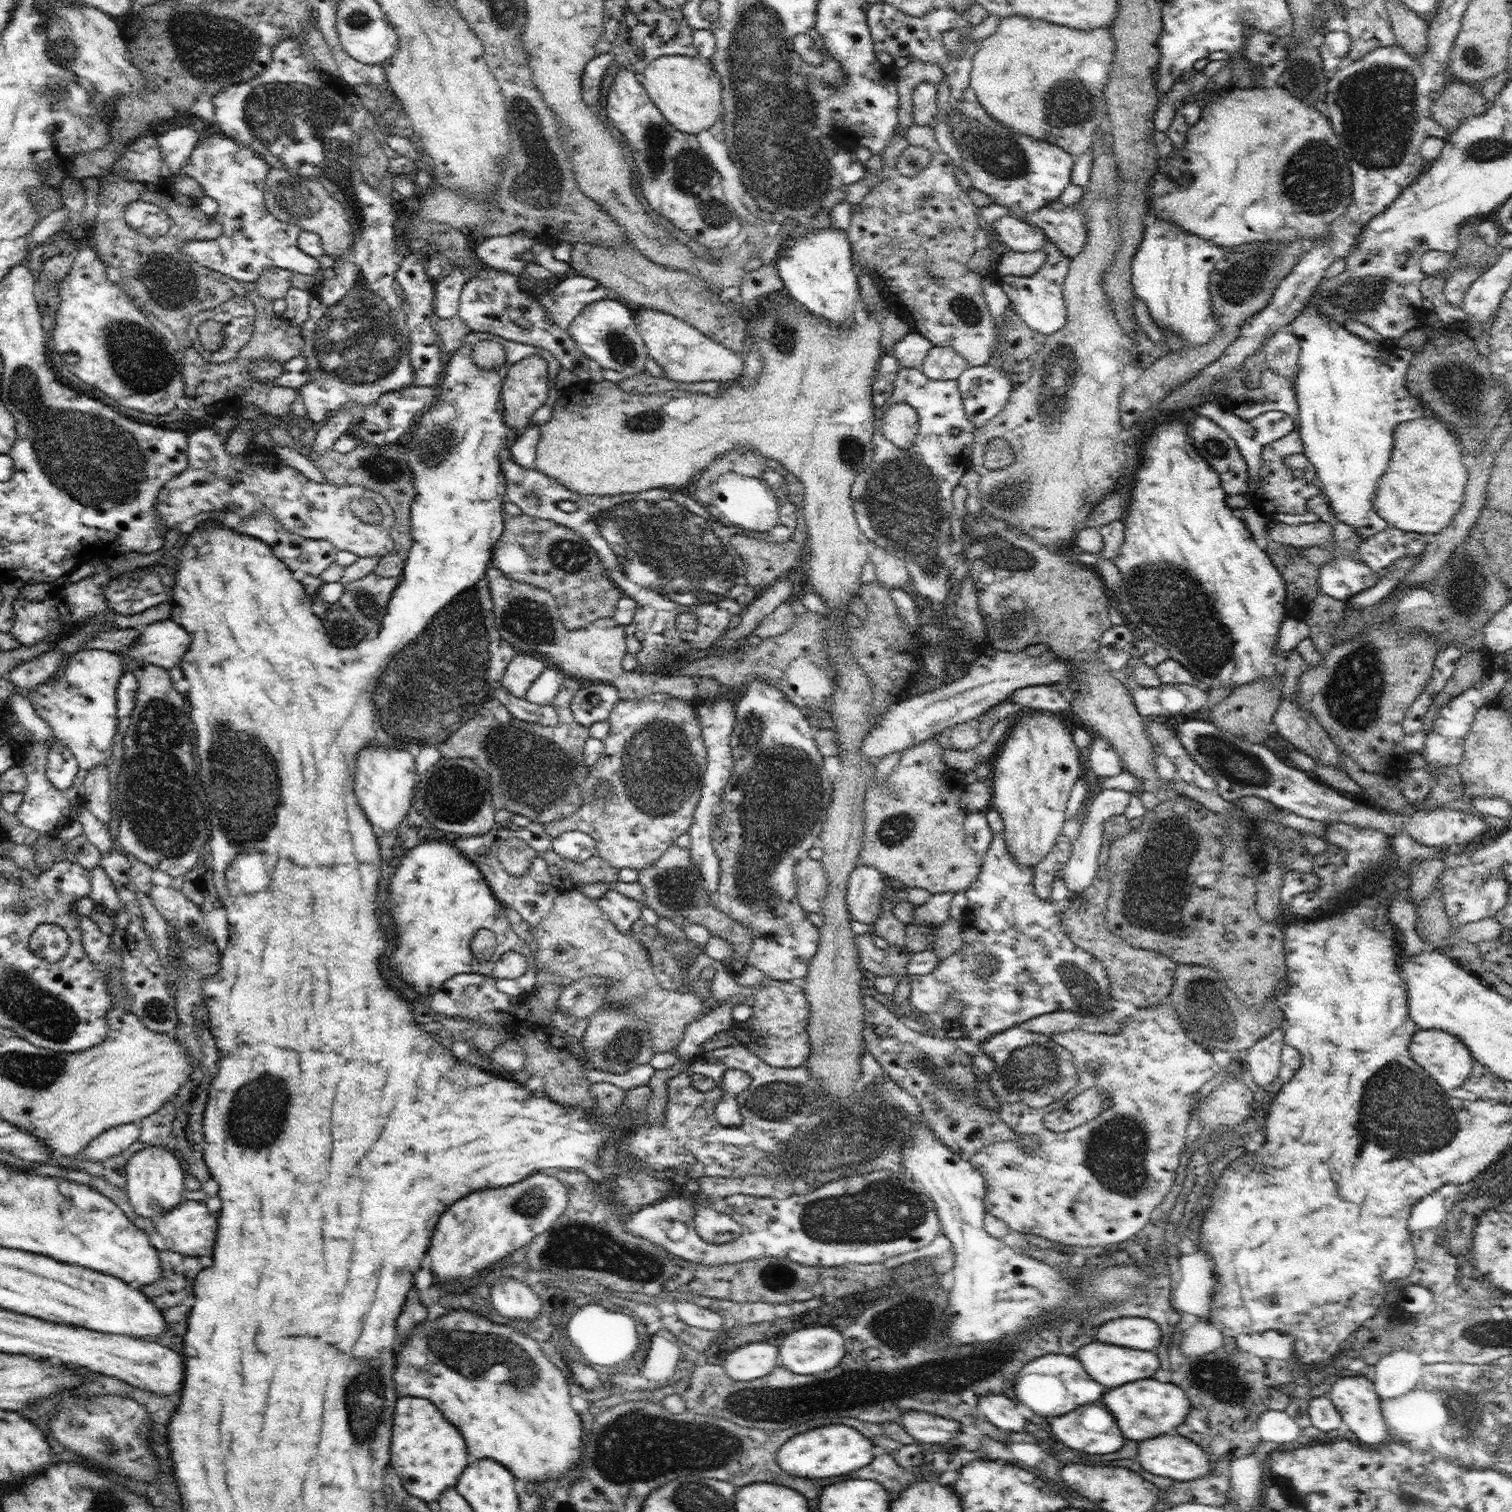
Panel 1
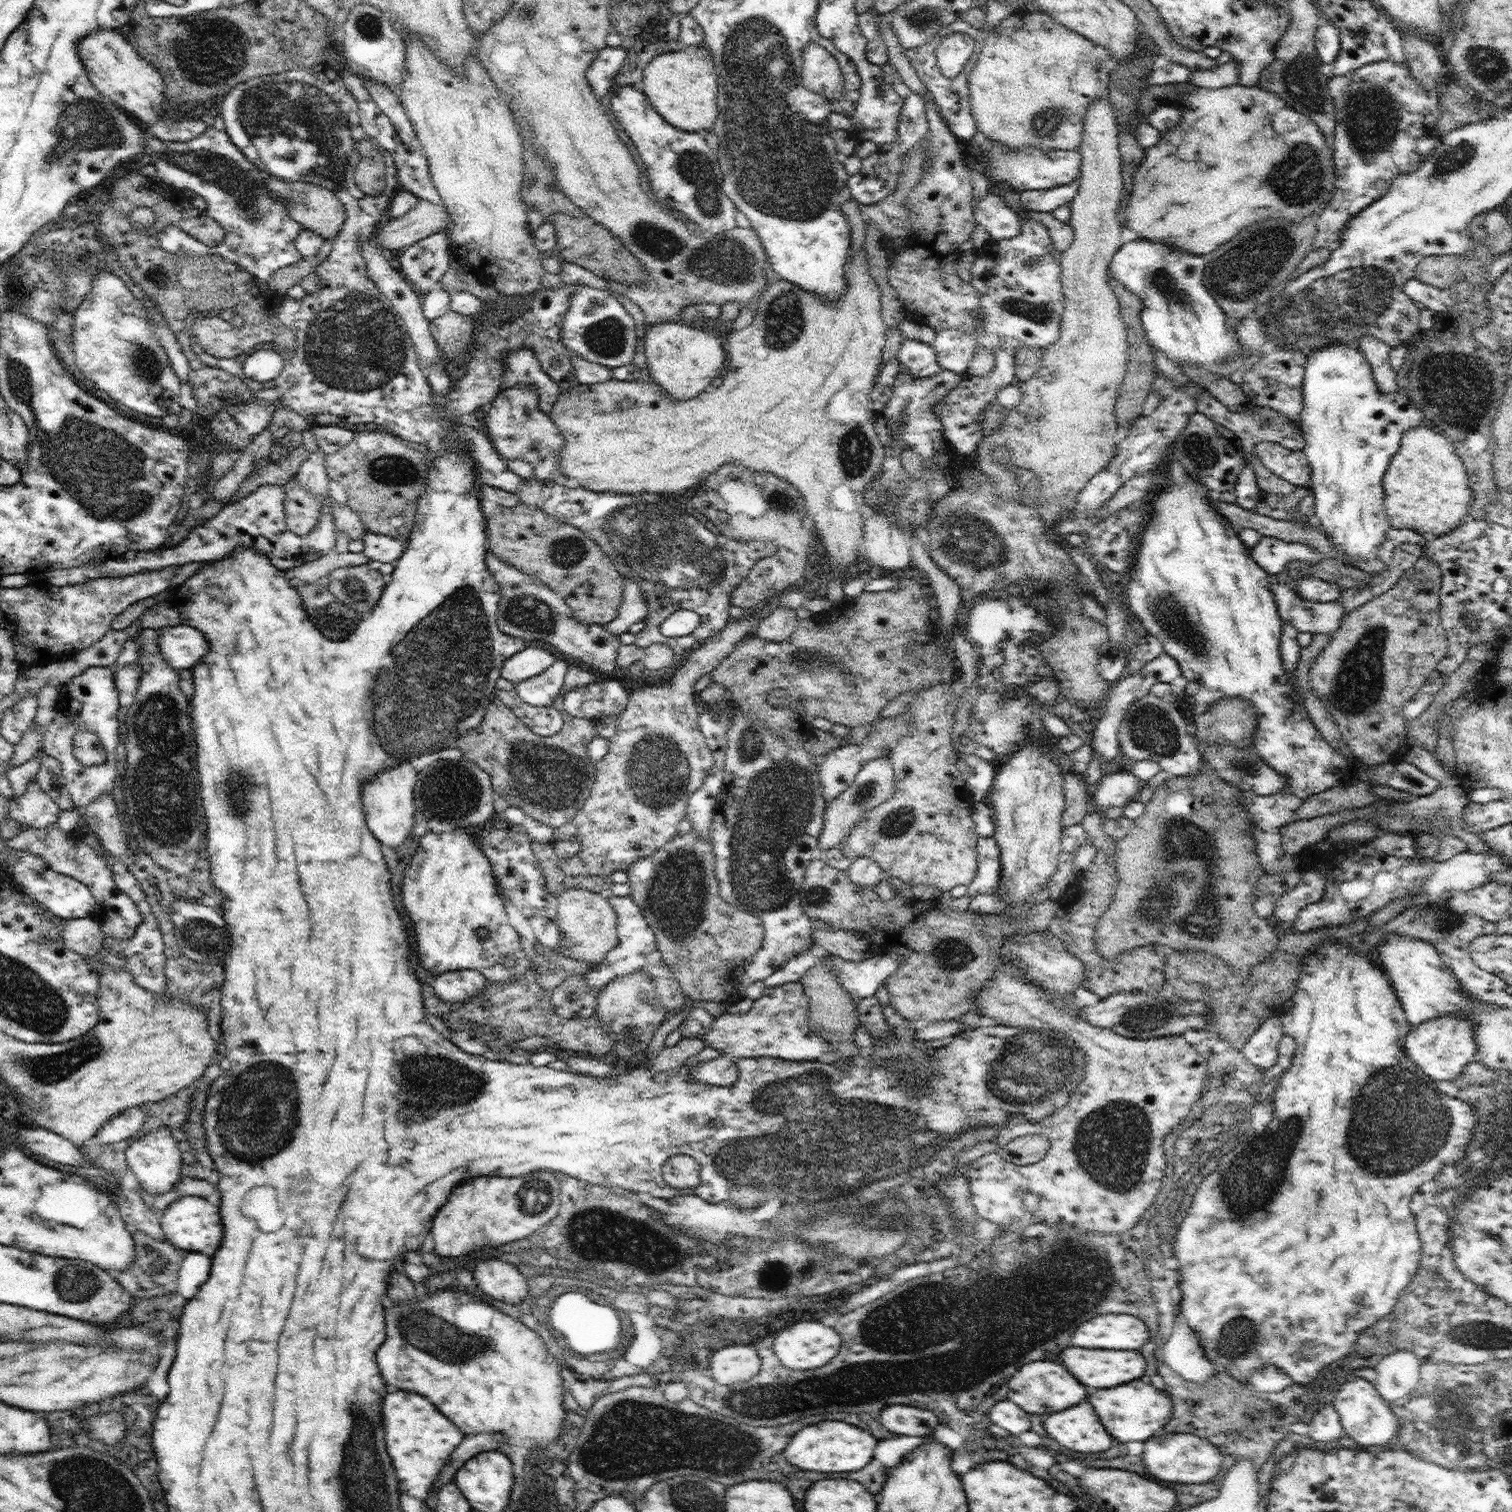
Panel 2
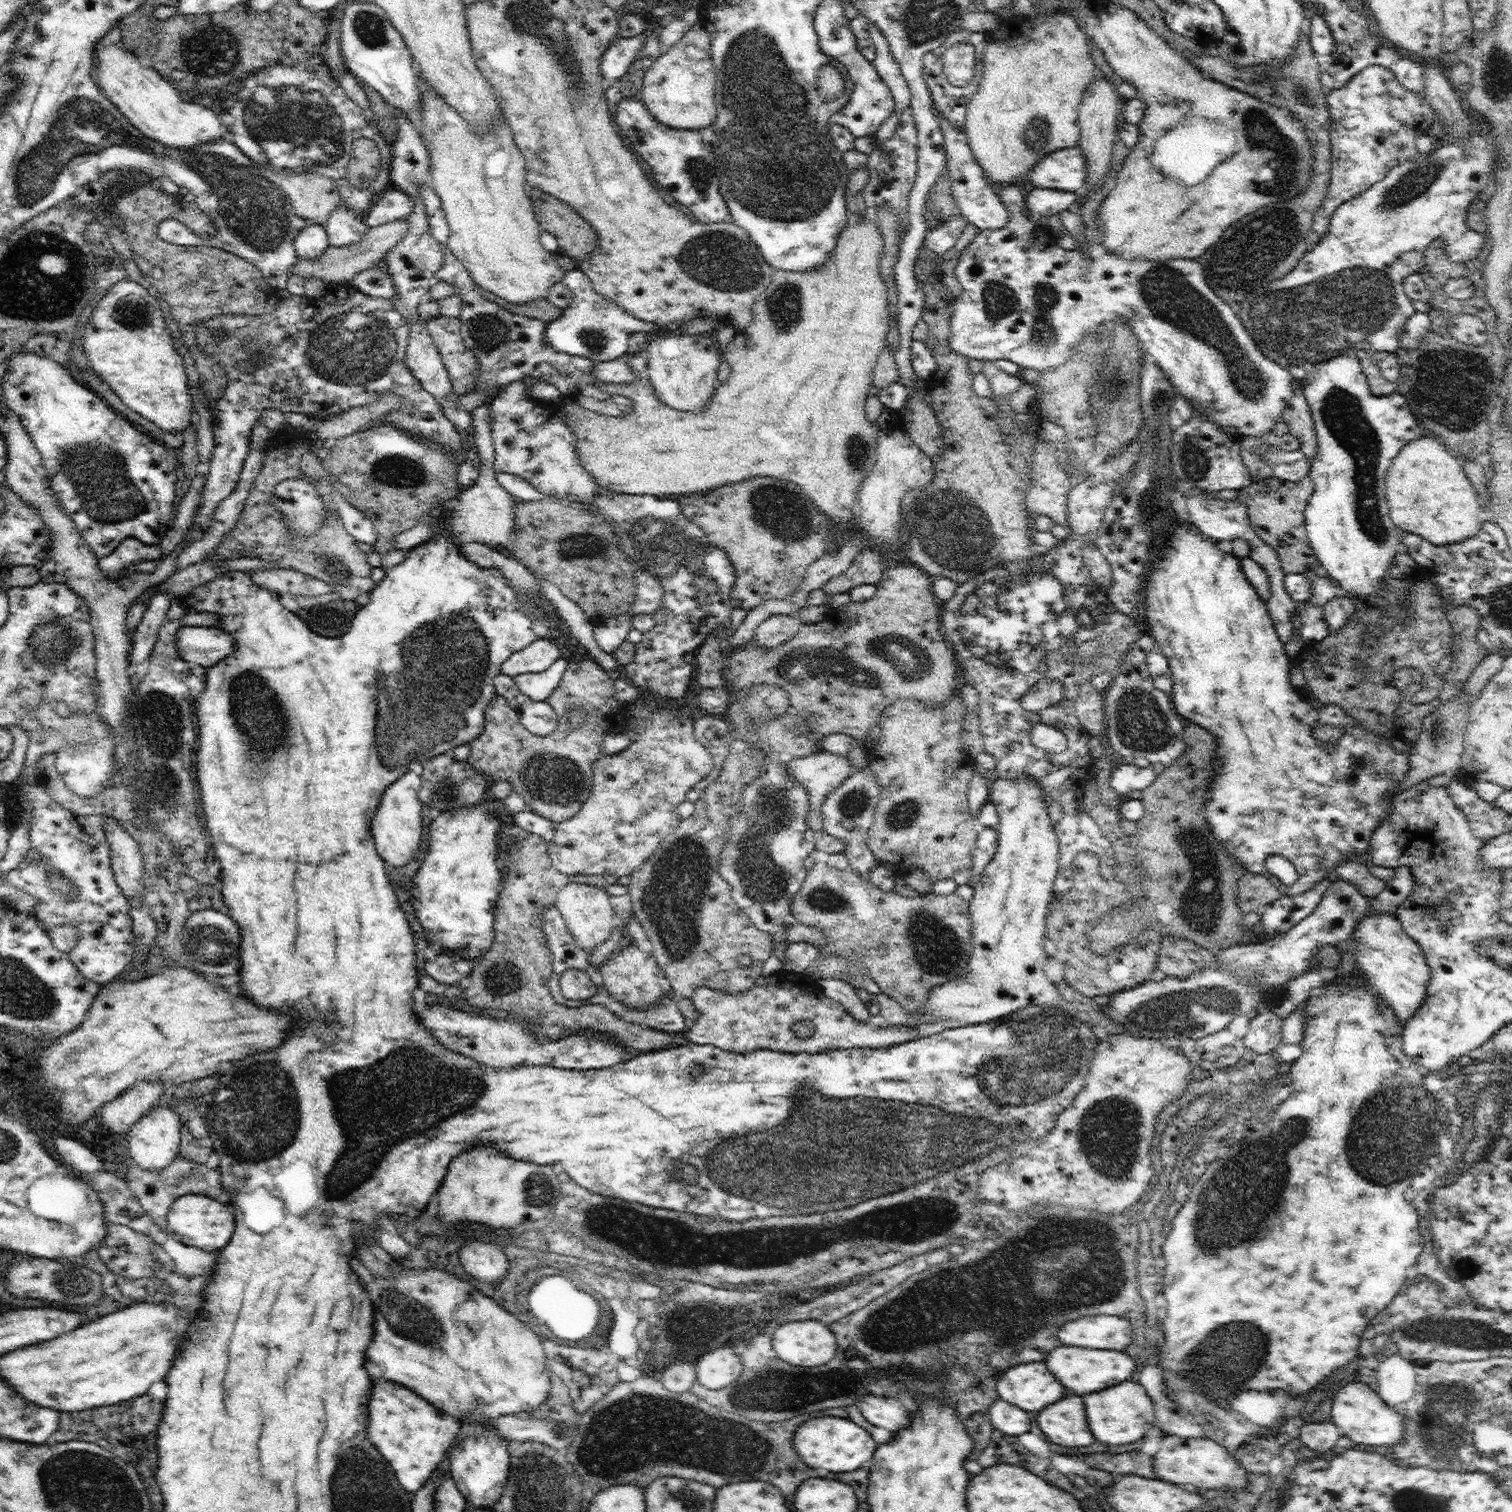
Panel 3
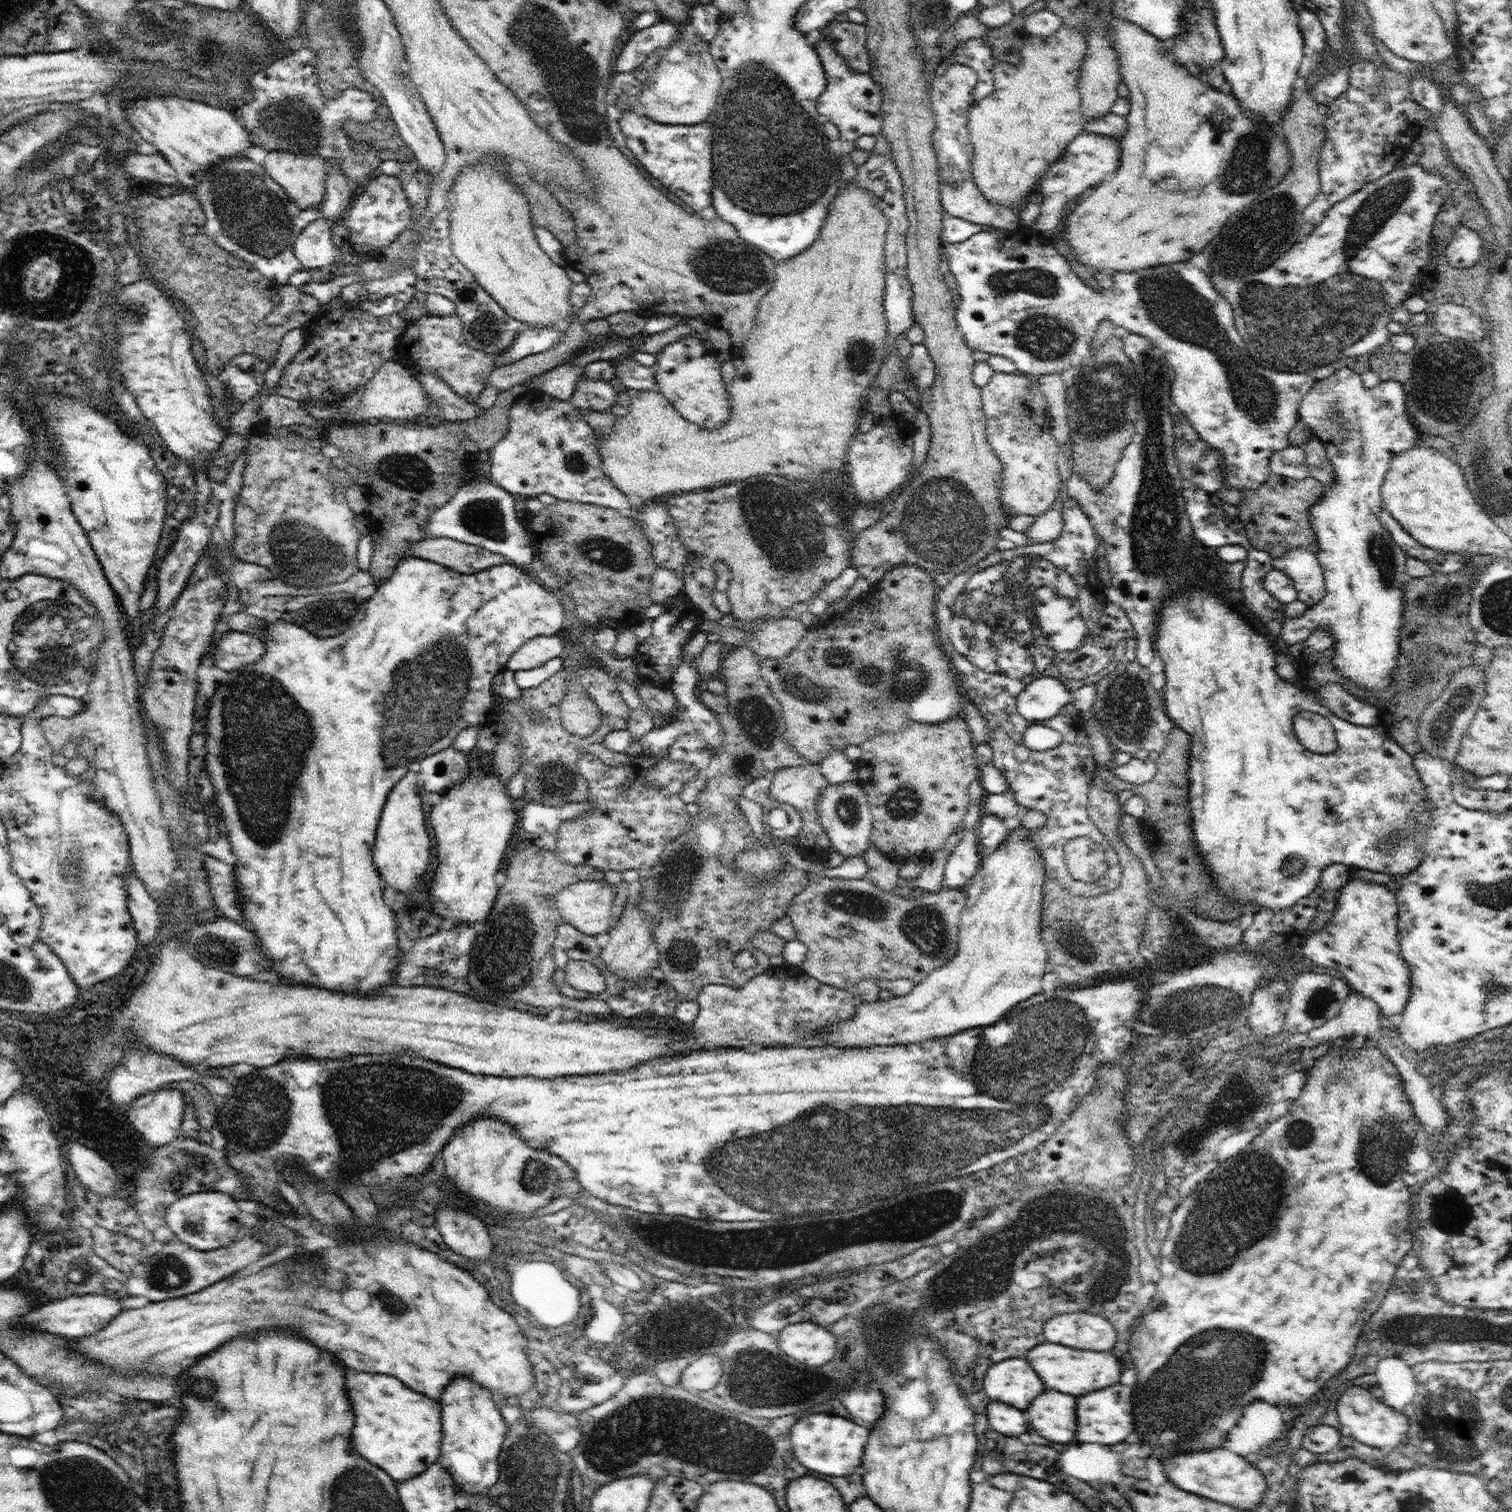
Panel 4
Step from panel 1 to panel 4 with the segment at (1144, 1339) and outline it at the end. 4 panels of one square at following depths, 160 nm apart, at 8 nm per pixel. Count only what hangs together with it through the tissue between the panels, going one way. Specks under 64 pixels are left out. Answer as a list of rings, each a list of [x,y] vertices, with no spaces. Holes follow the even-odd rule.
[[[1059,1314],[1044,1323],[1044,1336],[1048,1342],[1064,1344],[1084,1350],[1110,1352],[1117,1340],[1114,1325],[1097,1314]]]

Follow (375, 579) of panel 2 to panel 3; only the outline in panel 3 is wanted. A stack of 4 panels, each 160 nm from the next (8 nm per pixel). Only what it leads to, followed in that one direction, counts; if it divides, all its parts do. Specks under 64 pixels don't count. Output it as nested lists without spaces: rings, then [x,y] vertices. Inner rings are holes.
[[[296,440],[291,445],[294,445],[292,451],[280,450],[278,444],[276,444],[276,448],[270,446],[271,450],[267,451],[266,460],[260,474],[251,486],[244,509],[239,512],[239,518],[234,528],[230,529],[227,536],[223,537],[220,546],[217,546],[200,562],[195,562],[172,573],[161,585],[150,587],[147,590],[146,603],[159,588],[163,588],[172,597],[187,596],[194,587],[214,580],[214,578],[223,576],[224,573],[228,572],[228,568],[219,569],[216,567],[216,562],[226,562],[226,560],[242,557],[264,559],[276,565],[277,568],[294,569],[322,580],[329,584],[333,591],[344,600],[355,601],[360,594],[369,594],[369,592],[371,594],[371,590],[375,587],[372,578],[373,566],[367,561],[366,553],[358,548],[355,538],[344,528],[340,514],[337,516],[338,508],[330,497],[330,493],[334,489],[332,487],[333,479],[315,480],[304,474],[300,469],[302,440]],[[298,477],[308,479],[308,482],[314,483],[320,489],[321,497],[325,502],[324,510],[326,510],[326,520],[323,522],[323,527],[317,534],[305,535],[305,538],[293,532],[271,499],[276,484],[286,479]]]

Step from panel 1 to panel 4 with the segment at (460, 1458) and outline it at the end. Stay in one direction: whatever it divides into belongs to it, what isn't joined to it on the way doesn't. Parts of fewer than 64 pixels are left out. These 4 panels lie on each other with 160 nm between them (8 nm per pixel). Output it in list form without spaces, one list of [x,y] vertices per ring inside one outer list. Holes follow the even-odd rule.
[[[346,1368],[346,1390],[356,1412],[352,1444],[367,1461],[379,1466],[397,1482],[418,1476],[441,1456],[441,1404],[410,1390],[387,1374],[354,1372]]]

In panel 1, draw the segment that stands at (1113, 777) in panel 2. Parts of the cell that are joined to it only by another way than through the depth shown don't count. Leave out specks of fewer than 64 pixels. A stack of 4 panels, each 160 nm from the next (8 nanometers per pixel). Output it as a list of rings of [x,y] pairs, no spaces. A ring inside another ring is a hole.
[[[1119,788],[1108,790],[1101,789],[1096,796],[1090,799],[1082,812],[1082,826],[1080,835],[1076,840],[1073,840],[1072,855],[1068,863],[1062,869],[1063,882],[1068,890],[1073,893],[1084,891],[1090,887],[1093,879],[1097,876],[1098,855],[1100,846],[1104,842],[1103,828],[1105,822],[1113,816],[1124,814],[1130,800],[1130,793]]]

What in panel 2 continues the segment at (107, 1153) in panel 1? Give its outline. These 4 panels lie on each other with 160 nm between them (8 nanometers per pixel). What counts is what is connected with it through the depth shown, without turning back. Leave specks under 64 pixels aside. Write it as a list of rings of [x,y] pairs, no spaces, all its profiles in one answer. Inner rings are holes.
[[[144,1104],[127,1108],[118,1116],[113,1116],[105,1122],[97,1132],[96,1138],[99,1144],[112,1144],[136,1137],[146,1118],[148,1118],[148,1109]]]

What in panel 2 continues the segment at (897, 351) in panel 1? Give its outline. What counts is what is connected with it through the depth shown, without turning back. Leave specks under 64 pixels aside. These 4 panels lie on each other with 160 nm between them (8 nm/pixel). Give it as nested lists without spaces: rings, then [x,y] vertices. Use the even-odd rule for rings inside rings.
[[[906,338],[897,359],[914,378],[932,378],[942,372],[933,346],[917,339]]]

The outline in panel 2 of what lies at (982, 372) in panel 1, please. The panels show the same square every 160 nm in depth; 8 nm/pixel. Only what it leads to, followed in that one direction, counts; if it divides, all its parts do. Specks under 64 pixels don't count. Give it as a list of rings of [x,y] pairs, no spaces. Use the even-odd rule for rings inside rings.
[[[1006,349],[995,350],[994,370],[982,378],[978,375],[963,375],[963,380],[958,387],[952,389],[942,401],[938,401],[933,407],[938,407],[936,416],[940,418],[944,427],[946,442],[957,455],[970,455],[977,451],[977,447],[983,438],[980,419],[986,413],[990,404],[996,403],[996,394],[1002,389],[1015,384],[1015,358]]]

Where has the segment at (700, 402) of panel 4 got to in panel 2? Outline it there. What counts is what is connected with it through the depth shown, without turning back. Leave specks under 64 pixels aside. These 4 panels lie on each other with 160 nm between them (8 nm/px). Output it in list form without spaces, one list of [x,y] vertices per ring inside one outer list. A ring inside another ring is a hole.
[[[678,320],[646,327],[645,357],[651,381],[676,400],[690,400],[710,388],[713,379],[725,372],[727,354],[723,341],[713,333],[690,327]]]

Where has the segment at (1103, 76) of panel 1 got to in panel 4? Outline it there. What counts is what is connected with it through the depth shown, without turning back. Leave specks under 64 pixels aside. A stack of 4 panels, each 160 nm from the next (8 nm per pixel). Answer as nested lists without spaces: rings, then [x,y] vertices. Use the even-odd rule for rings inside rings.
[[[1061,25],[1048,38],[1036,38],[1022,32],[1020,60],[1016,63],[997,61],[993,66],[994,90],[970,107],[967,124],[973,148],[970,174],[991,203],[1019,211],[1018,202],[1038,191],[1040,179],[1048,172],[1049,166],[1060,158],[1069,142],[1086,131],[1078,90],[1080,67],[1086,51],[1087,43],[1082,32]]]

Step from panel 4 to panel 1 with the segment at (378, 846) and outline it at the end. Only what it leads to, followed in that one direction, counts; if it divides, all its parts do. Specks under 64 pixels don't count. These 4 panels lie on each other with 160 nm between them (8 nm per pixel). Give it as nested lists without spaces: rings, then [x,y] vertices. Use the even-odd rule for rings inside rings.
[[[370,745],[370,748],[364,748],[358,753],[353,789],[378,840],[382,840],[388,831],[398,828],[412,806],[411,800],[416,786],[415,759],[415,750],[411,747],[405,749],[404,747]]]

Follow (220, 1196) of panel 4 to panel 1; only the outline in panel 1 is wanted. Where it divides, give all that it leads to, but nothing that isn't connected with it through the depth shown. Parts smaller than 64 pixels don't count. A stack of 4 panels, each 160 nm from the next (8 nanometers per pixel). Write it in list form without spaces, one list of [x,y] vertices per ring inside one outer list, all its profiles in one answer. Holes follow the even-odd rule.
[[[190,1198],[187,1203],[175,1206],[168,1214],[164,1214],[156,1222],[155,1230],[164,1240],[170,1250],[184,1256],[211,1257],[214,1252],[217,1237],[218,1213],[210,1213],[206,1203]]]

